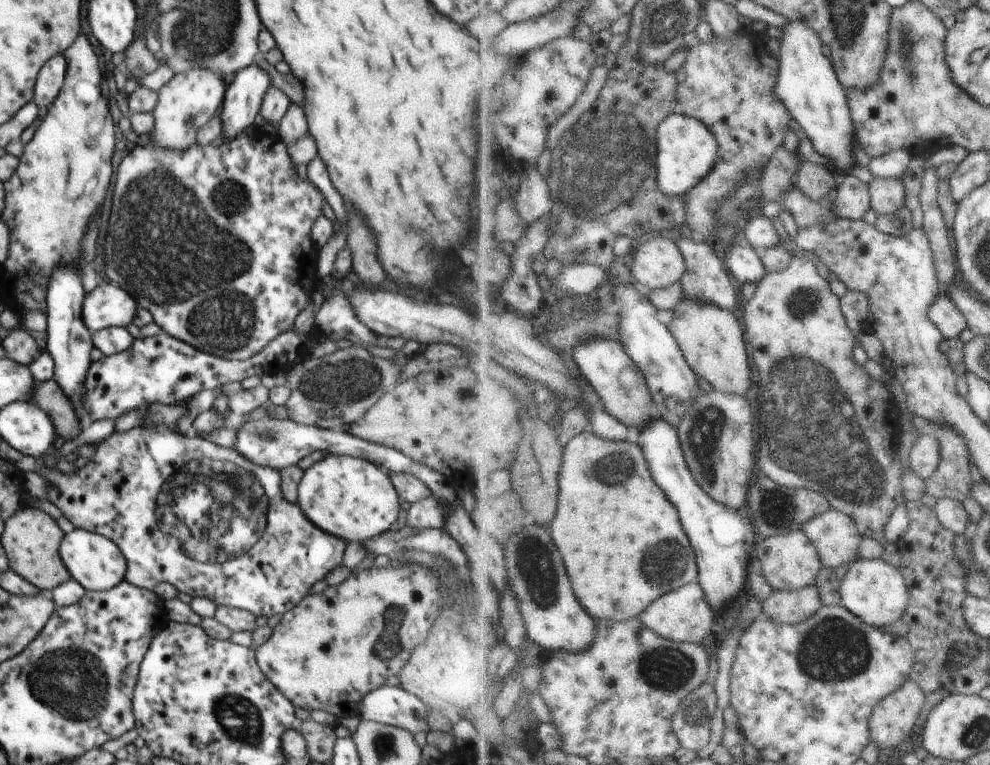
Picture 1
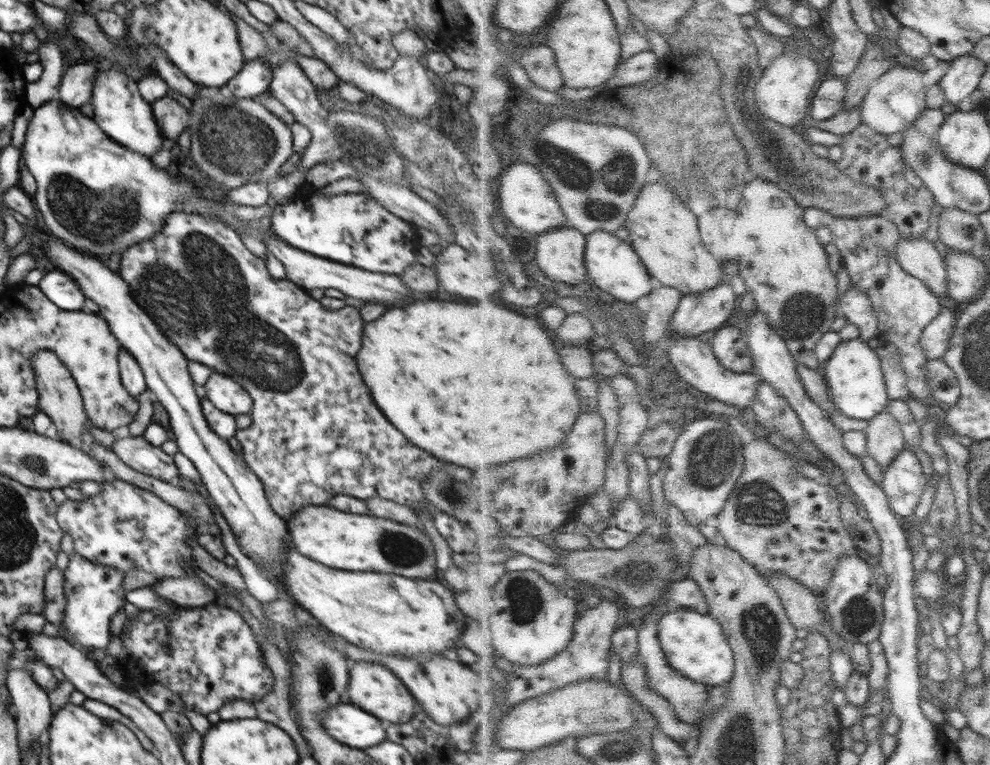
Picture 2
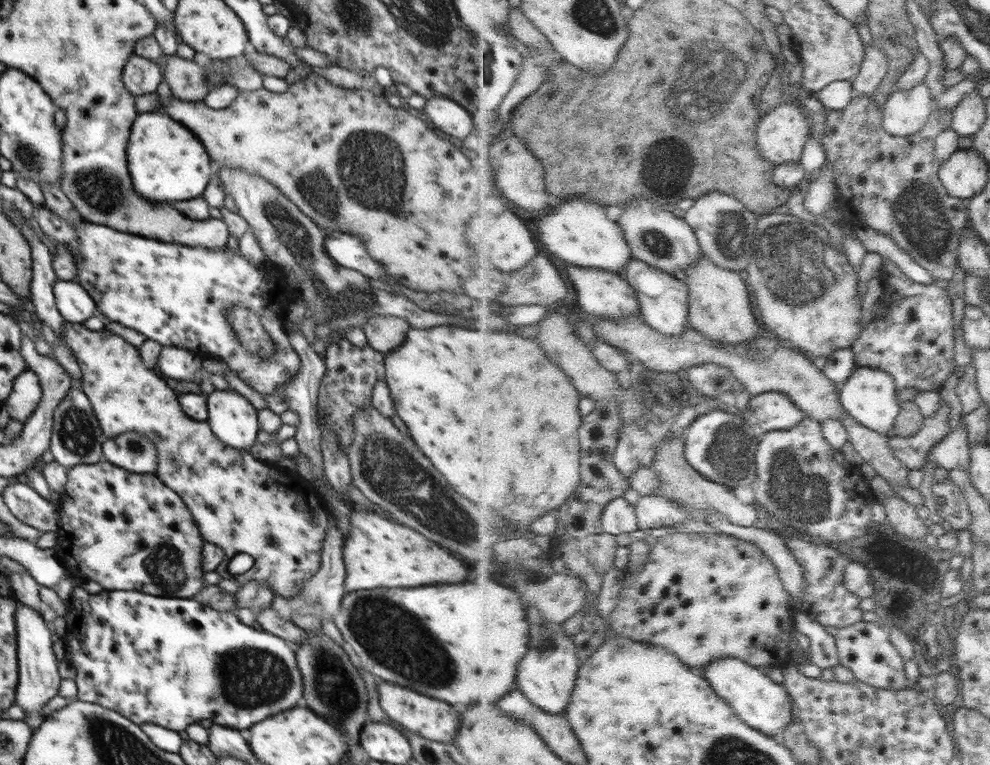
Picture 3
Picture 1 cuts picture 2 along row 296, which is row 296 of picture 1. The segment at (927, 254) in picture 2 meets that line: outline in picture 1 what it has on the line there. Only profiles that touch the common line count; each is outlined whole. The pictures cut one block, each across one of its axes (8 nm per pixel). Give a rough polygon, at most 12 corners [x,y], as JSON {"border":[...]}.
{"border":[[939,296],[929,320],[950,340],[968,328],[956,303]]}

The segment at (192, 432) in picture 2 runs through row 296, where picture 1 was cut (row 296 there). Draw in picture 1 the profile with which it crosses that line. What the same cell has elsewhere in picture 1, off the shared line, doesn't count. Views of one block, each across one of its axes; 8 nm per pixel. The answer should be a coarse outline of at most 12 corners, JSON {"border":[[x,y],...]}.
{"border":[[99,283],[86,294],[82,318],[90,332],[127,327],[135,298]]}

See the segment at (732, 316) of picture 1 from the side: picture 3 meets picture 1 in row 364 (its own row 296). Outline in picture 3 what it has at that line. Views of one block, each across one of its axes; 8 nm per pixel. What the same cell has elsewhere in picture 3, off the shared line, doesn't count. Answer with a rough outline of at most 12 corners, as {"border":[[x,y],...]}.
{"border":[[701,258],[687,268],[690,325],[740,345],[756,339],[748,282]]}

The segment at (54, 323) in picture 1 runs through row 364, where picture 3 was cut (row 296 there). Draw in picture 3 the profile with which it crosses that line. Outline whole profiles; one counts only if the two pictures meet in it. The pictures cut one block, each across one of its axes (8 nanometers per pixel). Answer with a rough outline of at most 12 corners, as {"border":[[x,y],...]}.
{"border":[[57,279],[53,295],[65,321],[84,323],[97,304],[76,280]]}

